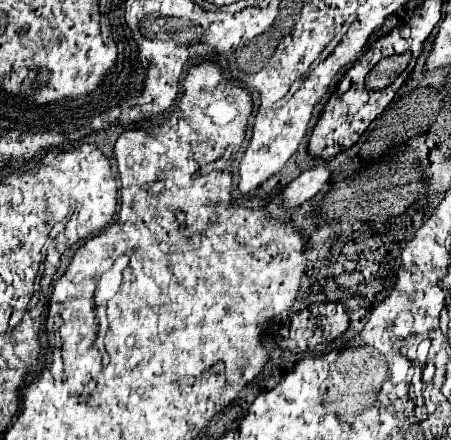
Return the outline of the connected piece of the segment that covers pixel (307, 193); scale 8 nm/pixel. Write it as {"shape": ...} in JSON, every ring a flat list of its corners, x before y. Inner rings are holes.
{"shape":[[313,166,309,170,305,170,301,176,297,176,283,192,283,206,285,208,295,208,299,204,303,204,305,200,311,200,321,188,323,184,329,180,331,172,325,166]]}

